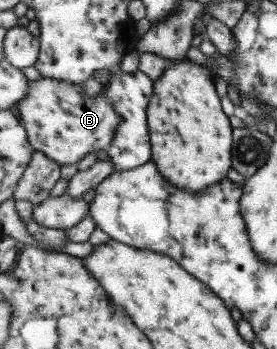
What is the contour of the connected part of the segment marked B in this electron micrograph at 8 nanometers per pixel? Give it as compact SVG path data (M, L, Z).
M42 76L32 82L28 96L16 104L16 111L37 152L46 154L61 166L78 164L82 158L100 150L107 151L122 123L122 115L114 110L104 90L94 98L85 95L85 83L59 81Z

